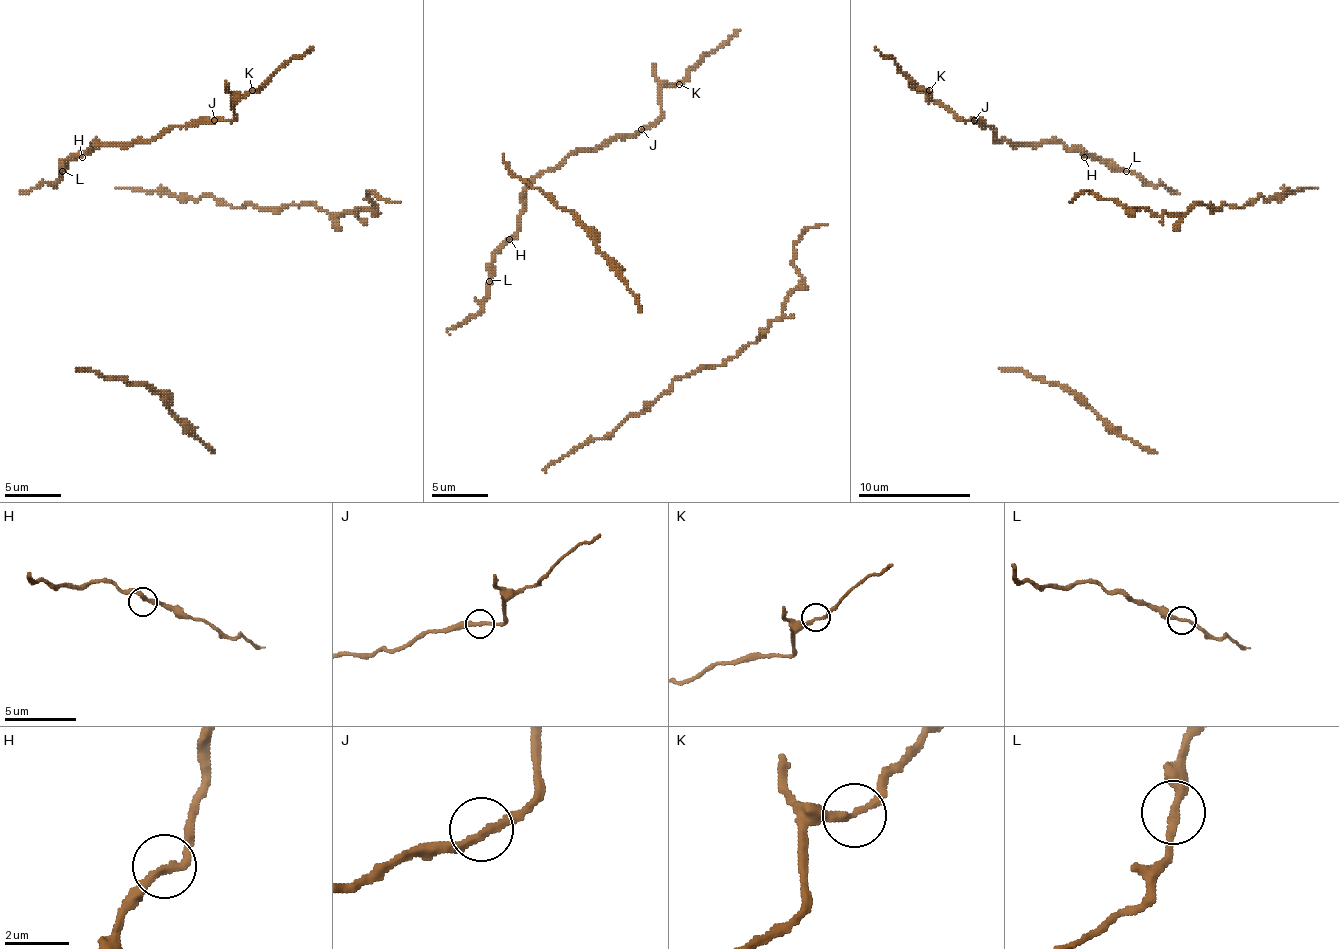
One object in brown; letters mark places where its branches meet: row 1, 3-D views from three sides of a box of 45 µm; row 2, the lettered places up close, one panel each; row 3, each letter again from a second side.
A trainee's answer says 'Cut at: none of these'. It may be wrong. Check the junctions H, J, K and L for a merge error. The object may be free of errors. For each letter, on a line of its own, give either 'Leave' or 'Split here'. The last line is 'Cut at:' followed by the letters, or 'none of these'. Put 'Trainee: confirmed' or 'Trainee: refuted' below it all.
H: Leave
J: Leave
K: Split here
L: Leave
Cut at: K
Trainee: refuted

